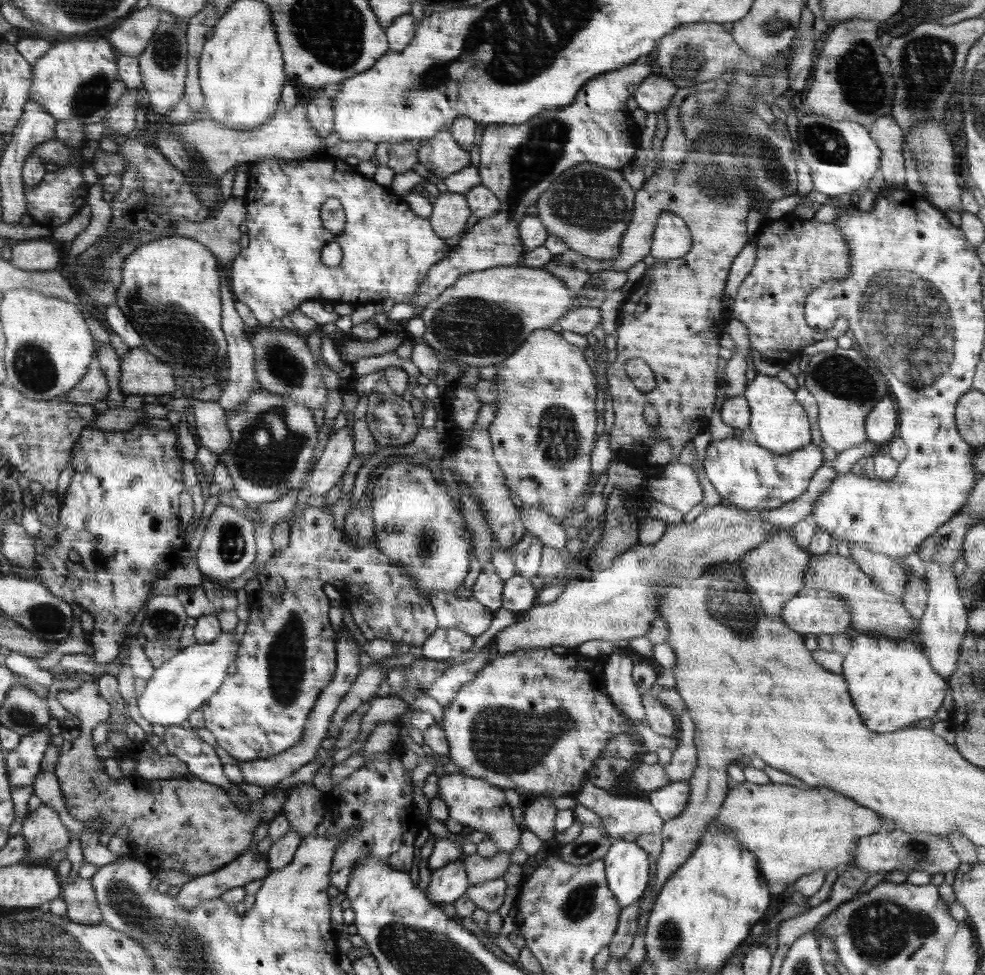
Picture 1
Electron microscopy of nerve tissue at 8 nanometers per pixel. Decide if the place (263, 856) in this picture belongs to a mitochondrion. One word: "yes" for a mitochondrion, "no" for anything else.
no

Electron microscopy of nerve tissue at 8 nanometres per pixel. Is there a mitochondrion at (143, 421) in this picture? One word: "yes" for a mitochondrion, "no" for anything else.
no

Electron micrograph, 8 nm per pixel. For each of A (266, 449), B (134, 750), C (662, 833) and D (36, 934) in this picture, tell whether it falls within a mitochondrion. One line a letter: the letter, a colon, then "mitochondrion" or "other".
A: mitochondrion
B: other
C: other
D: mitochondrion

